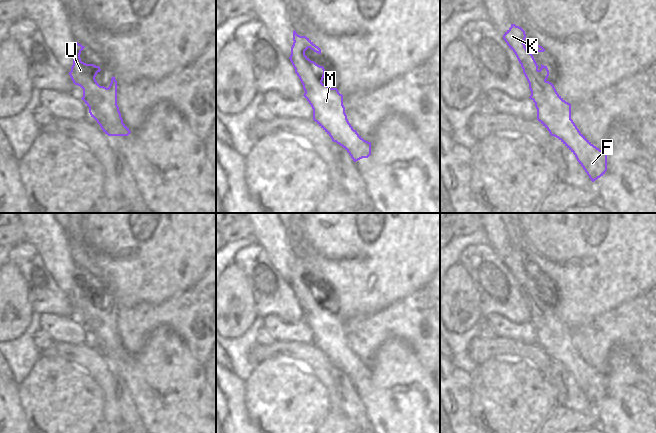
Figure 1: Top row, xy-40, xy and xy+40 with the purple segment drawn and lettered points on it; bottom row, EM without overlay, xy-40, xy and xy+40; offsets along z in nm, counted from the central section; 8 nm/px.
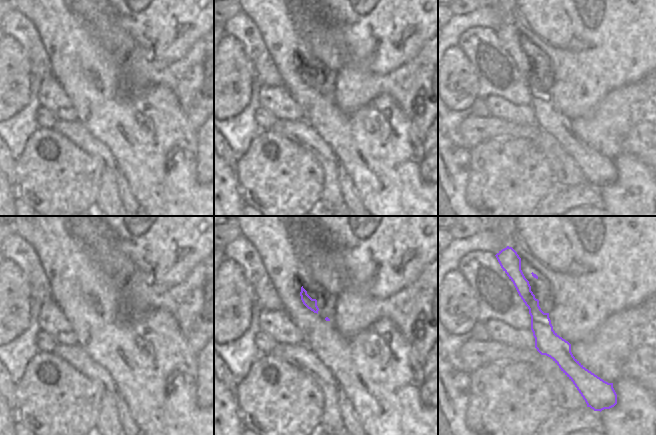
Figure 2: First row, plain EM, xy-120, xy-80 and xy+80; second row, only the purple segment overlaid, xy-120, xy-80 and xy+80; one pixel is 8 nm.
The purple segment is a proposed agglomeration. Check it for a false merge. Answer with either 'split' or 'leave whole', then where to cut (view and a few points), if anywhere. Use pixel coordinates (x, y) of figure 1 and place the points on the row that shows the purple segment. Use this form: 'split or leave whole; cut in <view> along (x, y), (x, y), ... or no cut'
leave whole; no cut

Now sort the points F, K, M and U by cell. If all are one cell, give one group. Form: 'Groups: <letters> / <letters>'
Groups: F K M U.

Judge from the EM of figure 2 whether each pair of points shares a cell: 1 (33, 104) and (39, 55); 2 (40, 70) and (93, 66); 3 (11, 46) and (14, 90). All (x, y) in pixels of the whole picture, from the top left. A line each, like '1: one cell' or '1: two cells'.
1: two cells
2: two cells
3: one cell

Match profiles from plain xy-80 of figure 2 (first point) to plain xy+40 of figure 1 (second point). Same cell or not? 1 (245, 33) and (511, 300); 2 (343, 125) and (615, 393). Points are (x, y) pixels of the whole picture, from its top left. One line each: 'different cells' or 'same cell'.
1: same cell
2: same cell

